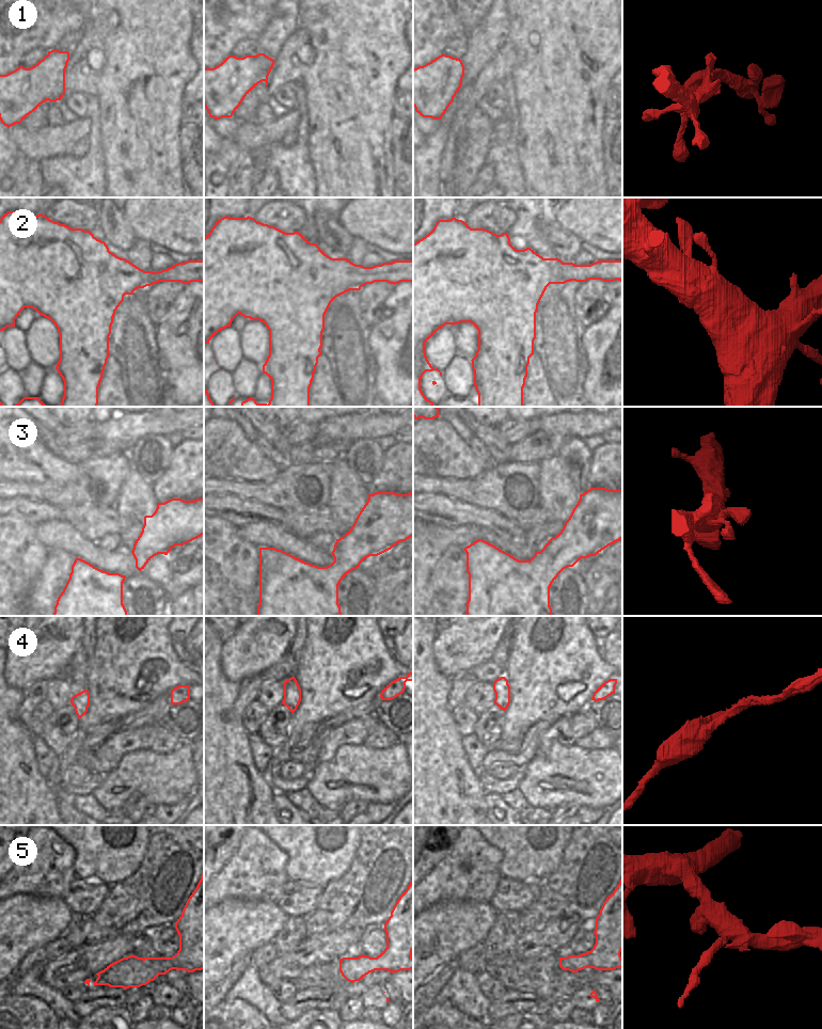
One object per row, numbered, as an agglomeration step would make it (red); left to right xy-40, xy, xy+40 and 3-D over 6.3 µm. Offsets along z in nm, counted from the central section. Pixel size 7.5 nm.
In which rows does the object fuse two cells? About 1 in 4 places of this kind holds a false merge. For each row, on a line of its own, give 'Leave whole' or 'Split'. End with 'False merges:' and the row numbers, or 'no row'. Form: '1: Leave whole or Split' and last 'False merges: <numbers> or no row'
1: Leave whole
2: Leave whole
3: Leave whole
4: Leave whole
5: Split
False merges: 5.

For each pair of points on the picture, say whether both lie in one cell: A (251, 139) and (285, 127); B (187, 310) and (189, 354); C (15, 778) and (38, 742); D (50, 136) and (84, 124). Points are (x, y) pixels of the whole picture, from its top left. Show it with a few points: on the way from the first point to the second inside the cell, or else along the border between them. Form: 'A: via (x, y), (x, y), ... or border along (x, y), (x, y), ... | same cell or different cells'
A: via (259, 136), (272, 133), (277, 130) | same cell
B: via (189, 320), (189, 344) | same cell
C: border along (31, 737), (35, 762), (41, 773) | different cells
D: via (59, 136), (66, 136), (76, 130) | same cell

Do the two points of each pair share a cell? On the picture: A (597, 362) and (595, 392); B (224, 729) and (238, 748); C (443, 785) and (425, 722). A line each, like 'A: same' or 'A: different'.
A: same
B: same
C: same

